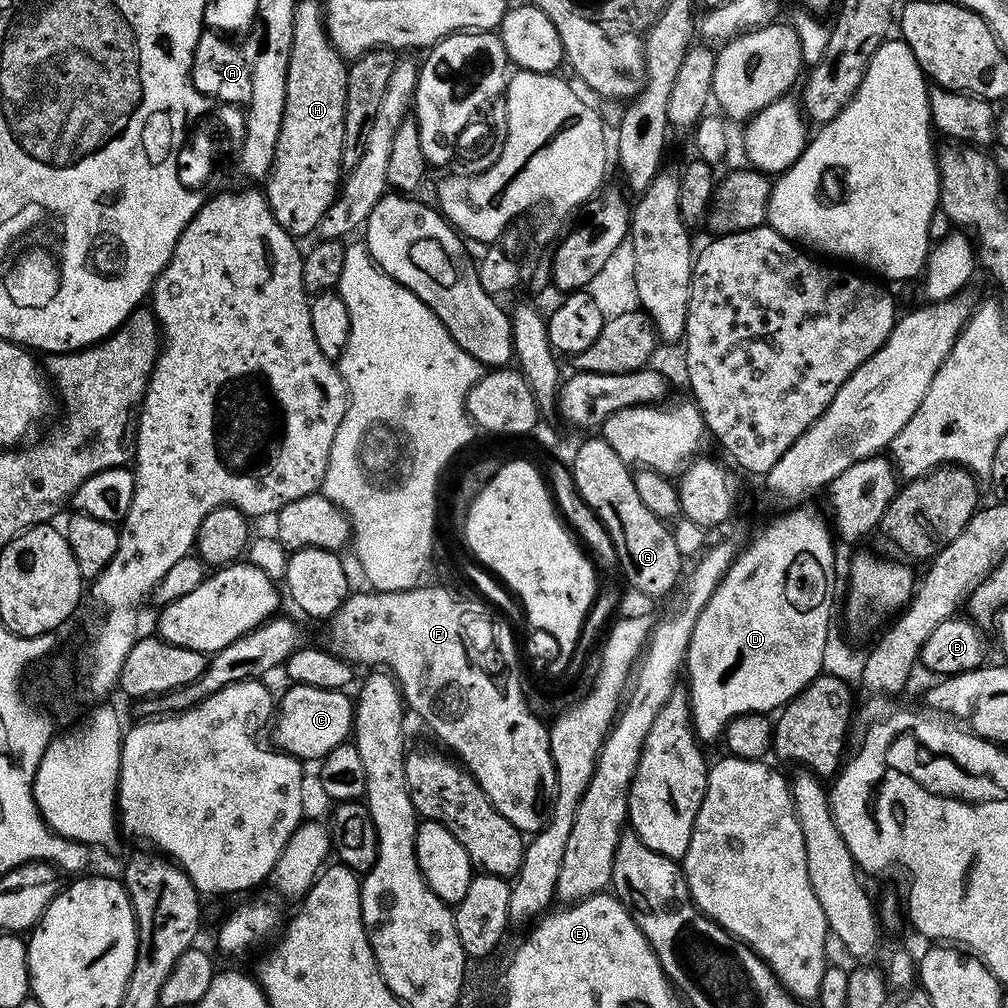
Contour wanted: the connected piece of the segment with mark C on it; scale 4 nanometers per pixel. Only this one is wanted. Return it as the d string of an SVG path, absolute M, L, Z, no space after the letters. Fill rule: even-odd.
M292 684L284 692L284 697L279 697L278 707L274 712L274 723L270 728L270 740L279 751L288 756L295 756L301 762L319 762L334 746L345 743L349 739L352 730L352 718L354 715L354 700L347 691L318 690L314 686L305 684Z

